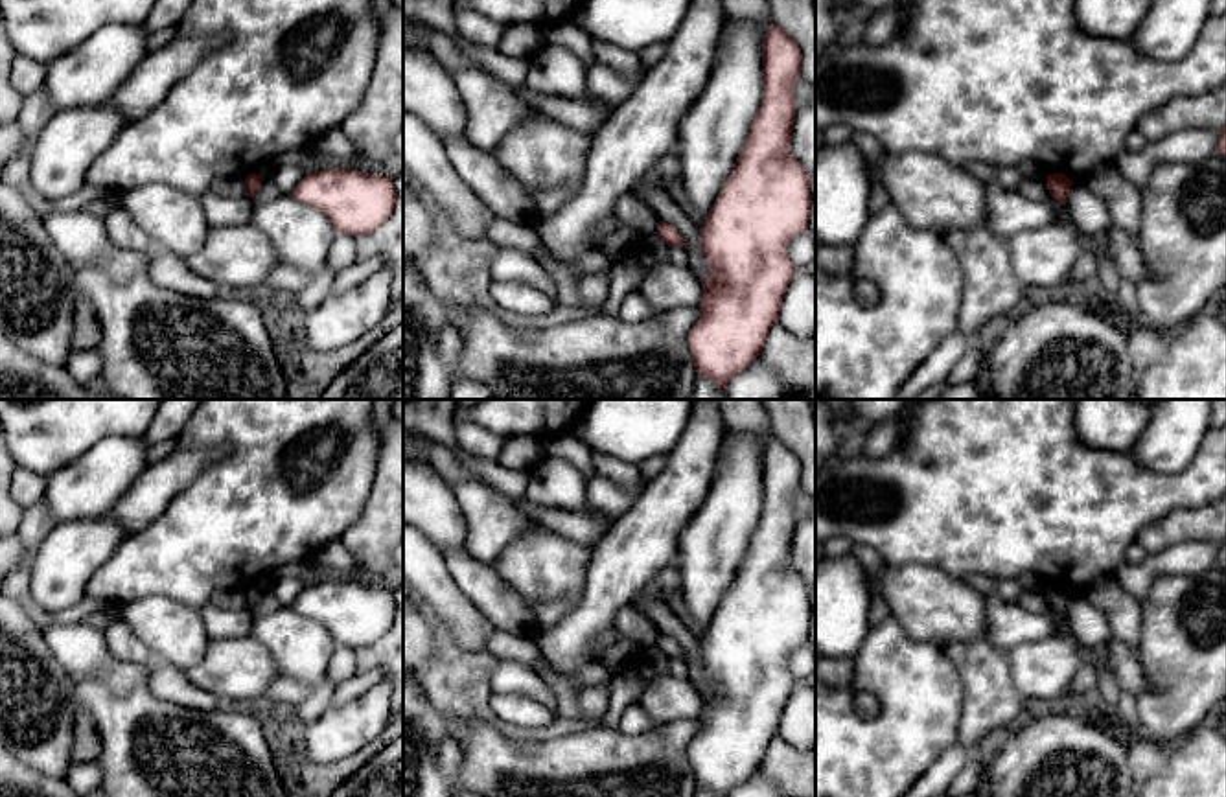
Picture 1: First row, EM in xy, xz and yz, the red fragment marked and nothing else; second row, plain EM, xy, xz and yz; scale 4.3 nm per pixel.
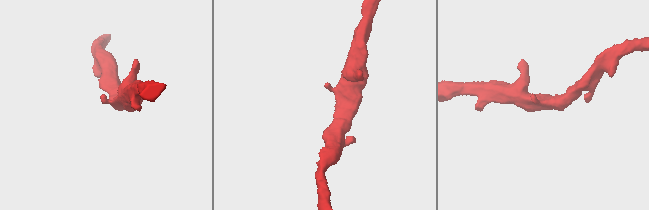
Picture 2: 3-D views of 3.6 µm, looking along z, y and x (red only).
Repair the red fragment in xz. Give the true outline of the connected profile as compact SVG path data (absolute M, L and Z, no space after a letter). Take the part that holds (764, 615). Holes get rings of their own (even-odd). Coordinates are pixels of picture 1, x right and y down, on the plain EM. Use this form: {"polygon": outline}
{"polygon": "M769 436L762 455L758 525L700 641L711 688L700 688L701 731L687 755L698 788L716 797L727 797L760 769L797 685L786 664L788 653L808 644L812 587L790 560L801 475L797 455Z"}

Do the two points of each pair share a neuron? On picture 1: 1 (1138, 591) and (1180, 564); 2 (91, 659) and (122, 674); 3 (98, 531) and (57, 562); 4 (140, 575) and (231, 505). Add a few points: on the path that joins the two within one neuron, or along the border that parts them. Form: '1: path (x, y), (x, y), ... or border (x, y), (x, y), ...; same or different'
1: path (1144, 578), (1158, 564), (1168, 564); same
2: path (98, 663), (115, 674); same
3: path (89, 540), (67, 556); same
4: path (162, 560), (179, 556), (208, 527); same

